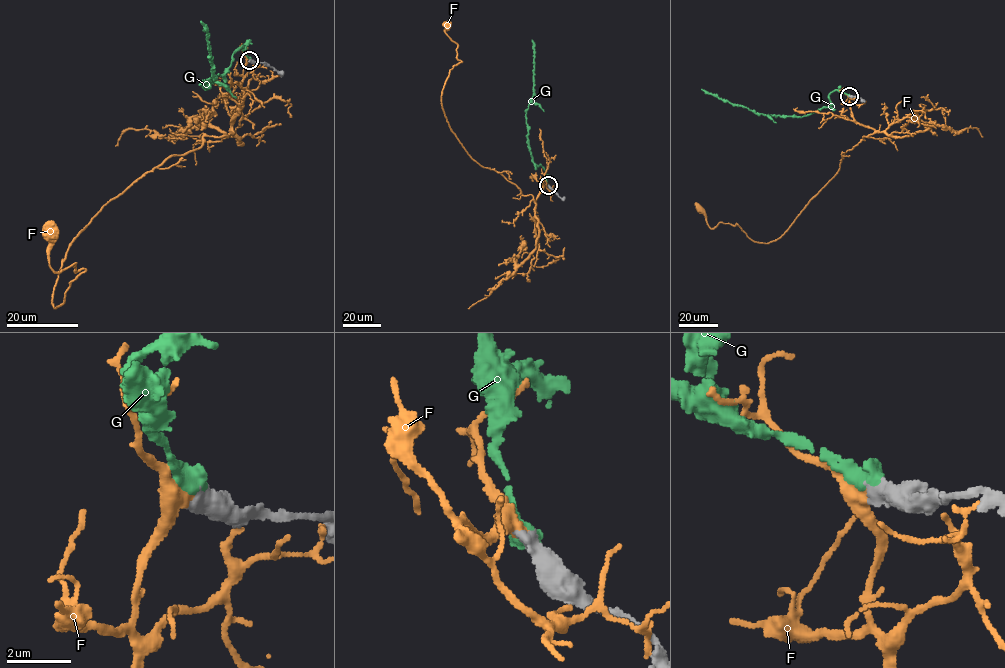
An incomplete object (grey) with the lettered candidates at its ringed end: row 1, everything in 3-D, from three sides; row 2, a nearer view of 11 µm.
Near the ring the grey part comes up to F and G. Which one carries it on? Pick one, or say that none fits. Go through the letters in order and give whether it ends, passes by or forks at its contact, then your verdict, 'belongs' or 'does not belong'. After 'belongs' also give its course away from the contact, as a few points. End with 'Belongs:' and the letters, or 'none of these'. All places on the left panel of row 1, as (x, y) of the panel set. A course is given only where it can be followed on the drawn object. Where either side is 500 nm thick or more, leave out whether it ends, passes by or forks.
F: it passes by; does not belong
G: belongs; it runs (250, 59), (241, 47), (228, 70), (207, 89), (201, 83), (212, 77), (211, 61), (201, 21)
Belongs: G

